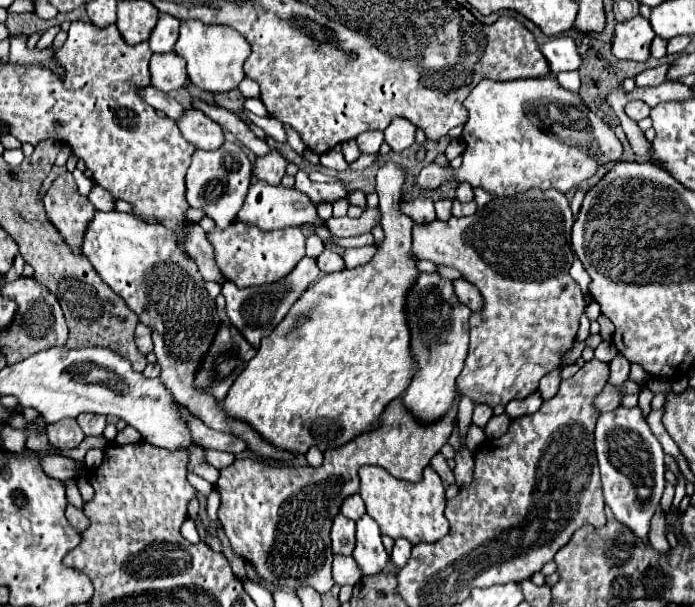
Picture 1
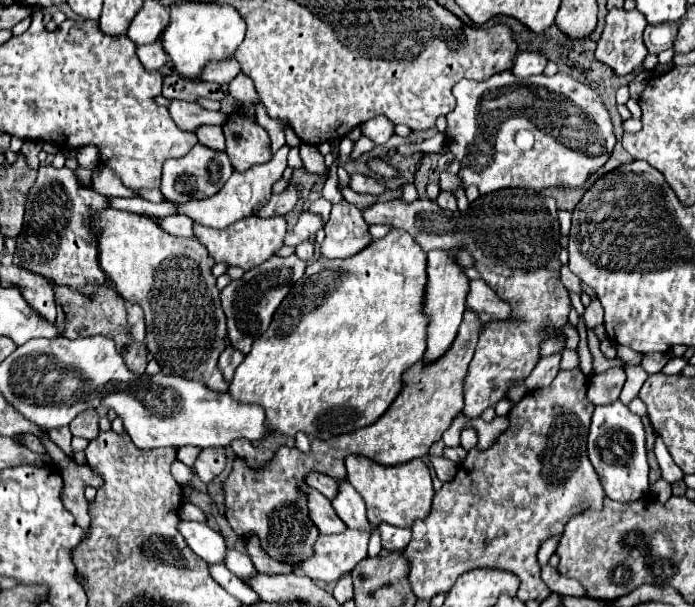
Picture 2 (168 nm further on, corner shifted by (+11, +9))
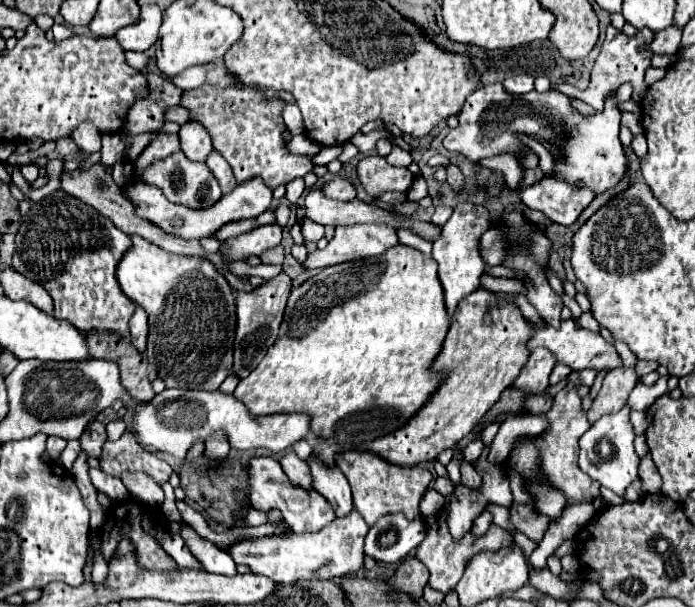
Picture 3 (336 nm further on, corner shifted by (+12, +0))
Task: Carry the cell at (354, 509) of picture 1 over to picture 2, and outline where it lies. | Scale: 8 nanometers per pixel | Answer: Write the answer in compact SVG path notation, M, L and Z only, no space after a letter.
M309 472L309 474L305 476L305 484L311 486L311 488L315 488L315 490L319 490L321 494L325 494L325 496L331 500L331 496L337 494L337 484L339 484L339 482L333 480L333 478L329 478L329 476L325 476L325 474Z

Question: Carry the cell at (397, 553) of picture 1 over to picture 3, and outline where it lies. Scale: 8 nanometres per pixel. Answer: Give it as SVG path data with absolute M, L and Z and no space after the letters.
M402 513L382 517L366 535L366 555L384 561L396 563L404 559L414 547L424 539L422 519L408 521Z

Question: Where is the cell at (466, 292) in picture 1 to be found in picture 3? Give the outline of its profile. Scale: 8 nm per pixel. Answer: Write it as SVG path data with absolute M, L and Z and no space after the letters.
M572 319L562 321L560 329L554 329L552 325L542 327L542 325L532 323L532 321L528 321L528 325L532 329L532 337L528 339L528 351L534 351L536 347L546 347L554 353L558 363L568 365L572 371L578 371L578 369L596 369L596 371L600 371L600 369L614 369L614 367L622 365L614 345L606 343L600 333L592 333L588 329L578 327Z

